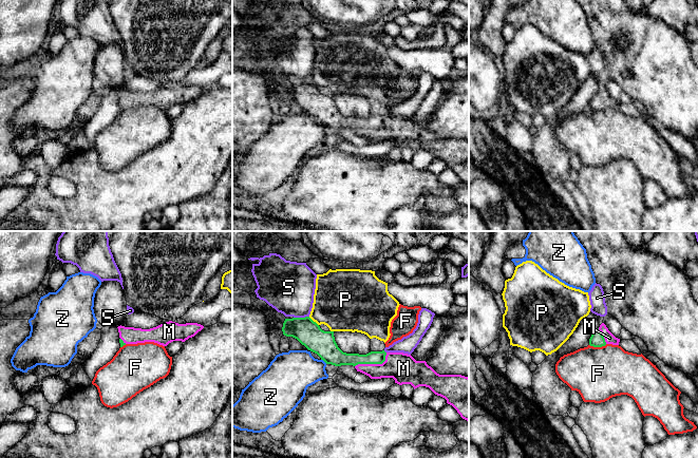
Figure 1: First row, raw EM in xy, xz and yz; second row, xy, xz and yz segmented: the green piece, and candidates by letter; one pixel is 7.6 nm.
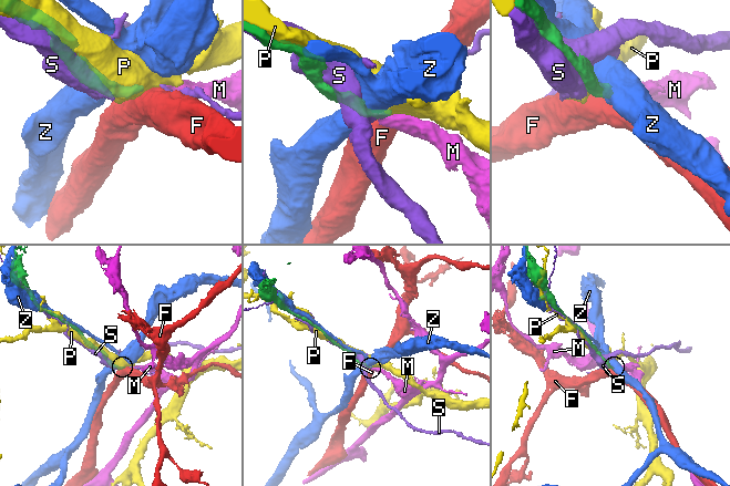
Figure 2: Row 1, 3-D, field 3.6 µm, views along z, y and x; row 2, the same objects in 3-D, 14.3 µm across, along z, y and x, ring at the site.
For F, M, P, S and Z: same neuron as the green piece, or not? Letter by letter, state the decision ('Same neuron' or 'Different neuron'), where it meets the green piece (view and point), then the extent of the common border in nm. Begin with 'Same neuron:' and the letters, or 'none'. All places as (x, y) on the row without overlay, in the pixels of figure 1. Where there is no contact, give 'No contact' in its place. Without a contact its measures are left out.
Same neuron: M
F: Different neuron. Touches green at yz (598, 110). Shared border 140 nm
M: Same neuron. Touches green at xz (373, 127). Shared border 260 nm
P: Different neuron. Touches green at xz (313, 84). Shared border 100 nm
S: Different neuron. Touches green at xz (301, 81). Shared border 120 nm
Z: Different neuron. Touches green at xz (324, 125). Shared border 60 nm

